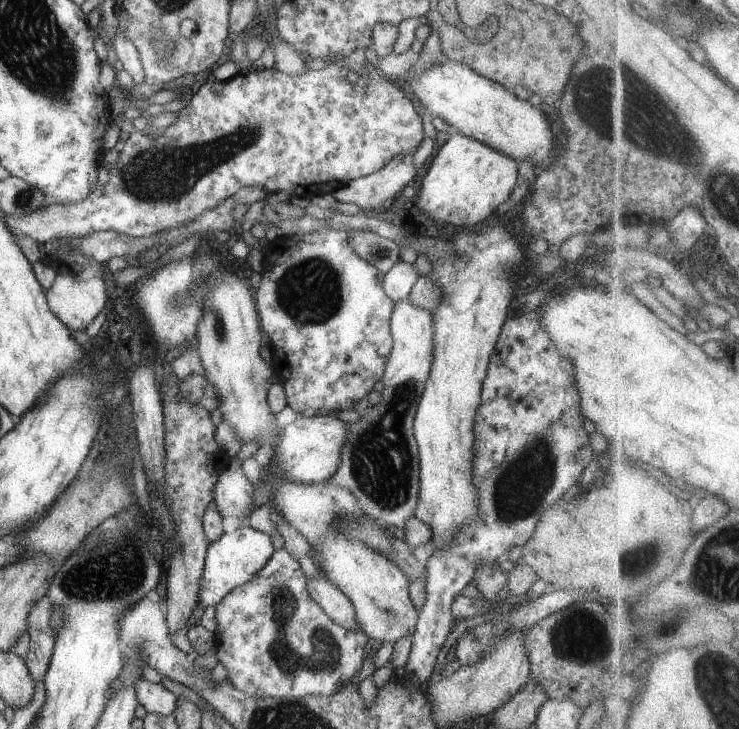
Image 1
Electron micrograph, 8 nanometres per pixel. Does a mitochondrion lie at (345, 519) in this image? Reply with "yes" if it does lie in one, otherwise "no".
yes

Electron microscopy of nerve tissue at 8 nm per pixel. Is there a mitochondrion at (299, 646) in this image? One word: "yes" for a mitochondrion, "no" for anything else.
yes

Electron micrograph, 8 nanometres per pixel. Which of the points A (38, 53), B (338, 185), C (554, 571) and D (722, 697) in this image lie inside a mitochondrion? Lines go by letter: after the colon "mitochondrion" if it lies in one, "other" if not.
A: mitochondrion
B: other
C: other
D: mitochondrion

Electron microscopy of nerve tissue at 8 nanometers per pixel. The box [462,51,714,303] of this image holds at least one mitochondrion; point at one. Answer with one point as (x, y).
(643, 109)

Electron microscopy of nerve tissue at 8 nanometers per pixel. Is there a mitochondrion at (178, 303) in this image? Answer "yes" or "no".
yes

